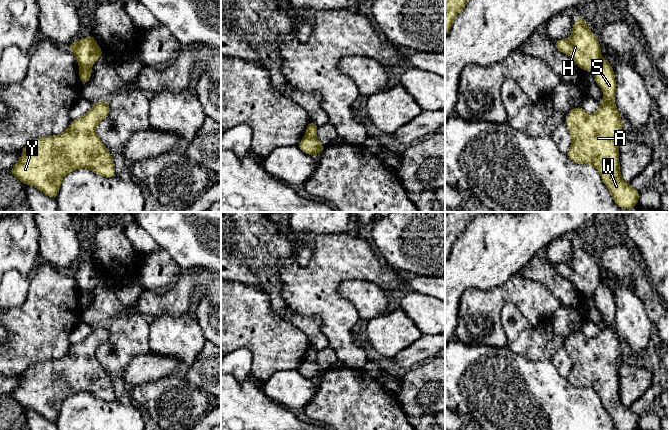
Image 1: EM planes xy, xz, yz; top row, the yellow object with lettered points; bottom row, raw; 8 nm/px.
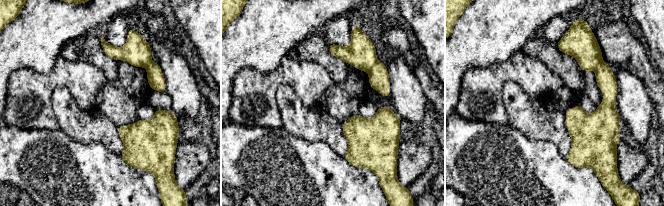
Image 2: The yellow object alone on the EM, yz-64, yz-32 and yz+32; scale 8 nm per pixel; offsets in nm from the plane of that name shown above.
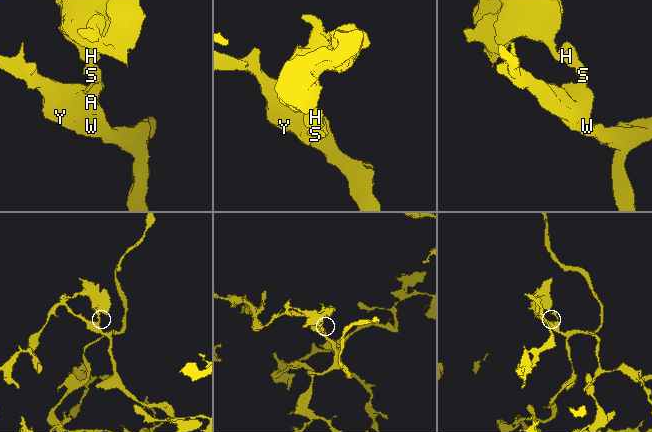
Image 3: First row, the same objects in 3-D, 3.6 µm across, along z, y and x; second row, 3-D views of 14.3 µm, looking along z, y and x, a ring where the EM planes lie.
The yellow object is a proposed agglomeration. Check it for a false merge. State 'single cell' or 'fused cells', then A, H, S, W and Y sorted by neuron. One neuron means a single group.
fused cells; A S W Y / H

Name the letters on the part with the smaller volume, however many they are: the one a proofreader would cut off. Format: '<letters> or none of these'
H

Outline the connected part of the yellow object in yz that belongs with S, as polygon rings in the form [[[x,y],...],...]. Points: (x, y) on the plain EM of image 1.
[[[600,283],[593,293],[596,307],[603,312],[603,325],[600,332],[588,338],[582,331],[573,332],[567,340],[568,354],[572,368],[567,380],[577,388],[592,388],[600,397],[603,407],[609,413],[618,430],[636,430],[639,416],[624,406],[620,398],[619,367],[622,360],[622,339],[615,330],[616,305],[613,291],[605,283]]]

